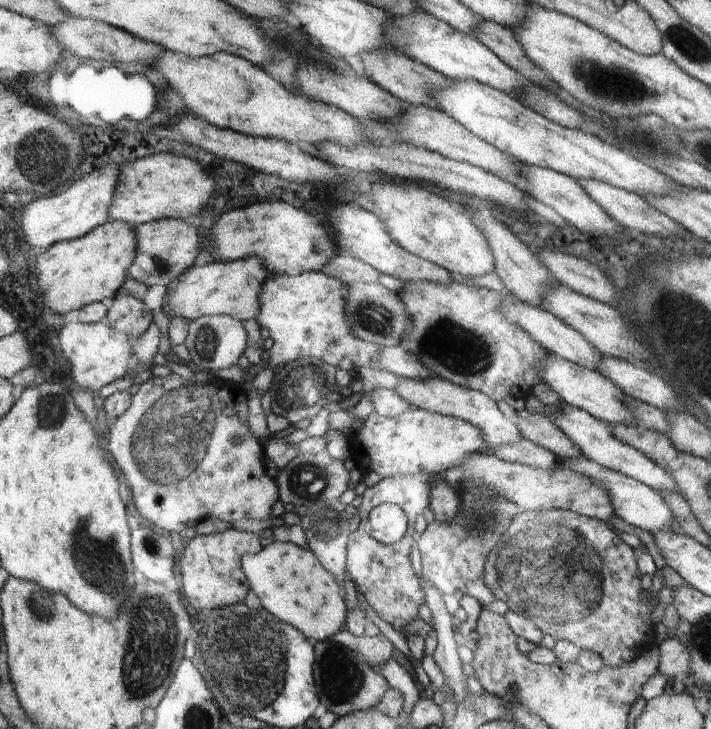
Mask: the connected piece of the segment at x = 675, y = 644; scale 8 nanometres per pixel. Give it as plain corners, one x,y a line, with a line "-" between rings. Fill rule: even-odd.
667,638
660,647
660,674
667,680
682,678
690,671
688,666
688,652
680,640

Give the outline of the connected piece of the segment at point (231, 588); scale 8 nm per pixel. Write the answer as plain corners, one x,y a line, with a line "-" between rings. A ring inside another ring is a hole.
234,527
201,536
196,534
189,541
182,544
182,556
180,556
180,568
182,568
182,592
188,596
188,602
196,608
222,608
243,603
251,590
243,568
240,568
242,554
255,554
262,551
260,538
257,534
241,532

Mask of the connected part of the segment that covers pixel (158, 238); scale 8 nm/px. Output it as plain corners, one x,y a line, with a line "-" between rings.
165,219
143,223
132,228
137,232
137,256
128,277
142,282
147,287
155,285
170,288
188,272
194,258
202,250
202,234
196,226
186,224
182,219

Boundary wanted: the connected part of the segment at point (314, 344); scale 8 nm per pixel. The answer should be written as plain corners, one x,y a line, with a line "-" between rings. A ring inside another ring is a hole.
322,271
304,272
300,275
272,274
268,276
261,289
261,312
256,318
260,326
270,332
274,341
269,350
269,367
265,368
243,386
257,389
261,395
267,392
274,379
274,368
294,362
298,358
316,358
334,369
351,371
352,367
376,368
379,346
362,341
348,328
346,306
350,303
348,287
336,278
326,276

